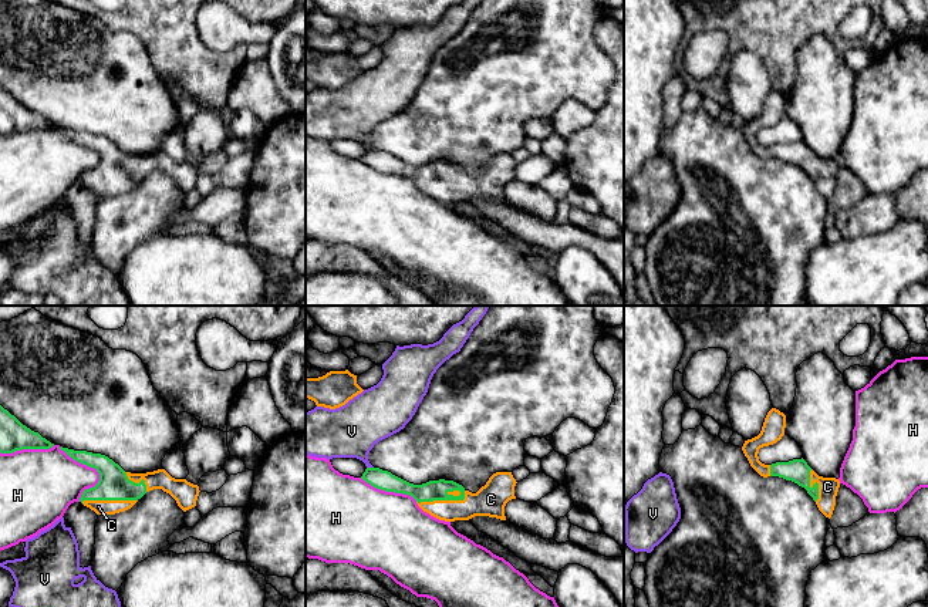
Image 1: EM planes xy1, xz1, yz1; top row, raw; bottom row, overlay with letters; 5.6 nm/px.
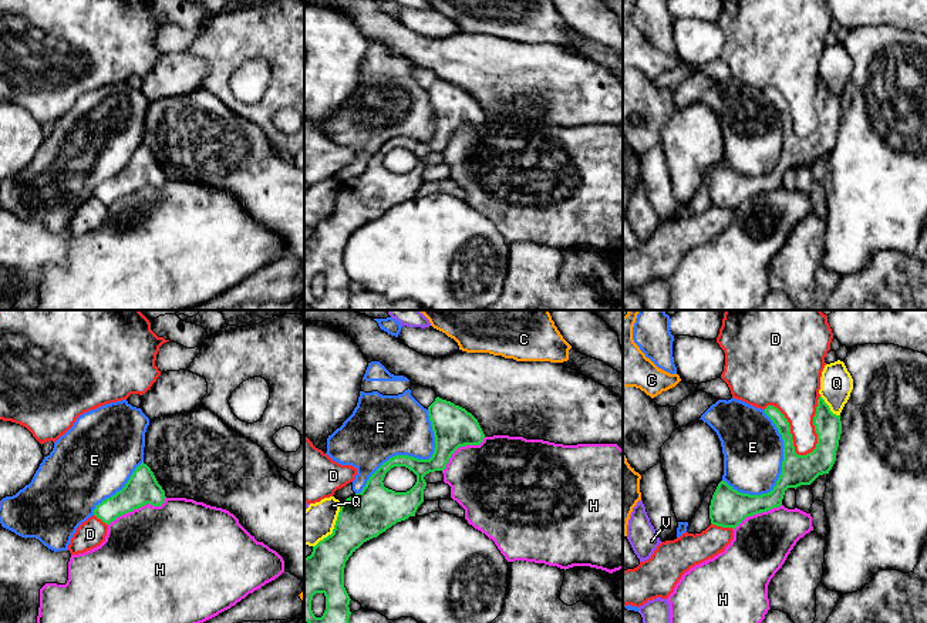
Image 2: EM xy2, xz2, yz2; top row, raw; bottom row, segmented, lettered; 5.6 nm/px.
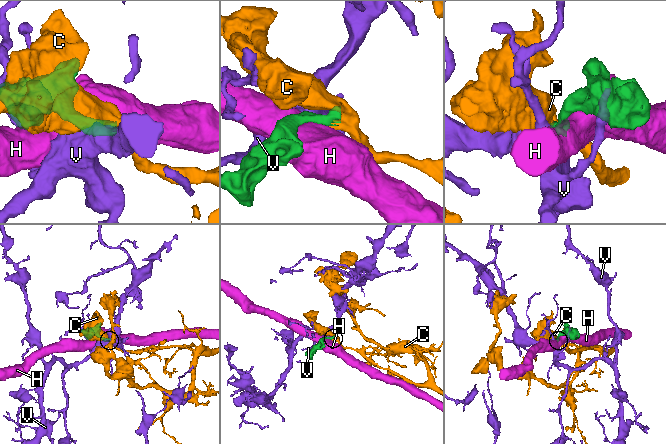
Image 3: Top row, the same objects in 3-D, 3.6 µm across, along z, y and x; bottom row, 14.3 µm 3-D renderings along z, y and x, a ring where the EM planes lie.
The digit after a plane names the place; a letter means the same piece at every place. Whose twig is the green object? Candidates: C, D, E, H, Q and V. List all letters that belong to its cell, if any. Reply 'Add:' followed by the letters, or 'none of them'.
Add: C

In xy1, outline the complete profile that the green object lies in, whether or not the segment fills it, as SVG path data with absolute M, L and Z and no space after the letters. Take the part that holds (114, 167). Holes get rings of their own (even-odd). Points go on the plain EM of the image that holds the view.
M63 128L60 131L74 142L94 149L99 155L98 165L85 171L80 179L80 183L97 196L125 193L153 171L169 175L183 193L196 188L199 168L186 161L175 161L165 151L131 155L105 136Z

